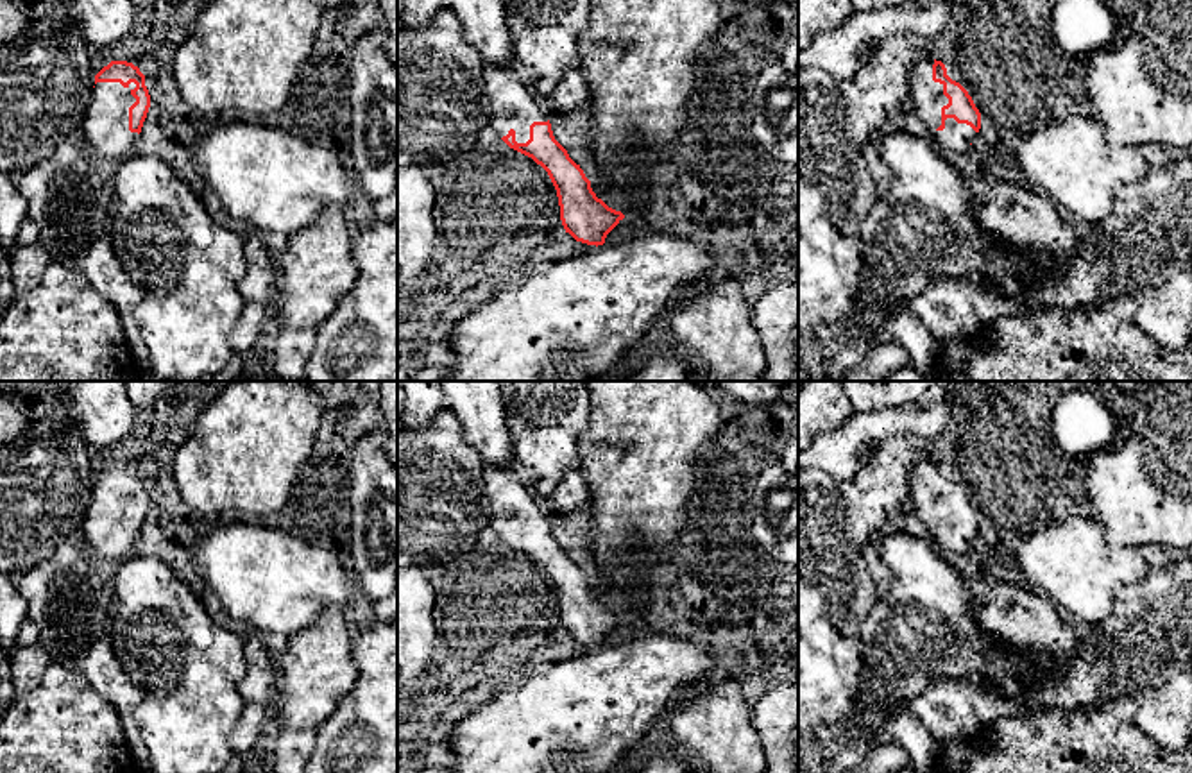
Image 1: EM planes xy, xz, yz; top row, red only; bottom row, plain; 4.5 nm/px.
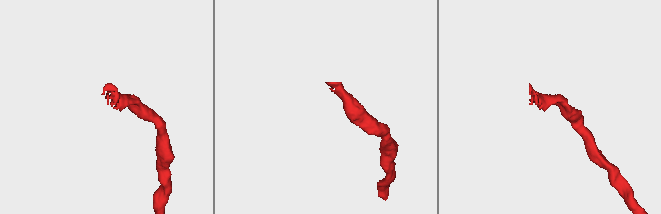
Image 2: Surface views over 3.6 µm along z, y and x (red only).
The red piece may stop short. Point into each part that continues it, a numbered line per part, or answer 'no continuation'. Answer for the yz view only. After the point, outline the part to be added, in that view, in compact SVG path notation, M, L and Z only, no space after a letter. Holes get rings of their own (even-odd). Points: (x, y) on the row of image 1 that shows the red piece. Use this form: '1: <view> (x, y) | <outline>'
1: yz (924, 102) | M920 48L907 70L907 98L904 109L911 115L915 127L925 134L943 157L959 154L970 147L975 131L954 118L941 120L941 107L949 104L943 84L932 81L934 57L931 50Z

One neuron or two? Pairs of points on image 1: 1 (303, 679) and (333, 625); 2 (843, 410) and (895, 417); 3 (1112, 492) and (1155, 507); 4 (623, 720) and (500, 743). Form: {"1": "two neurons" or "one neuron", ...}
{"1": "one neuron", "2": "two neurons", "3": "one neuron", "4": "one neuron"}

